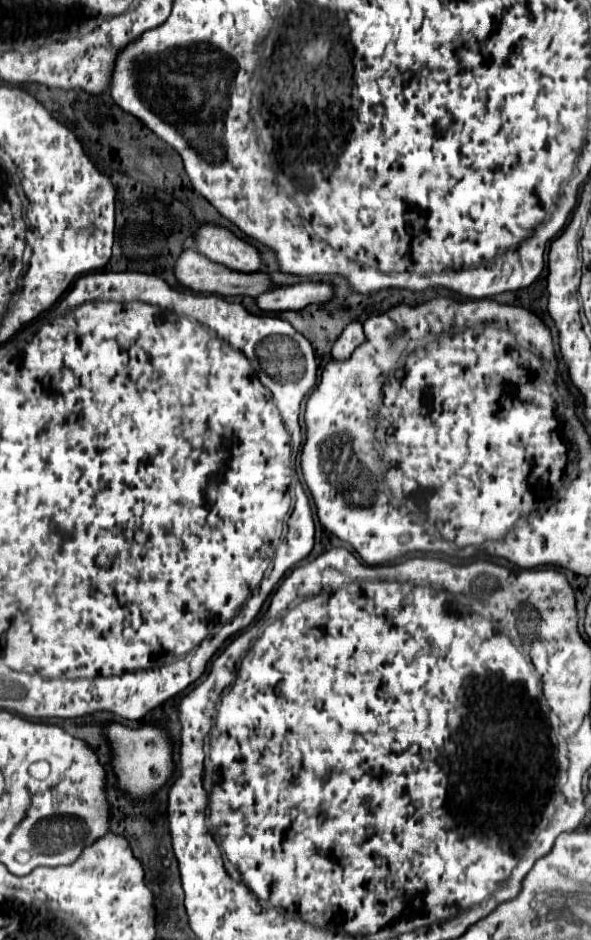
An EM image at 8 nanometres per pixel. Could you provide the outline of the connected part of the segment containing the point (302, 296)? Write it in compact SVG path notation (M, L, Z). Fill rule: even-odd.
M296 283L282 285L276 289L268 289L256 297L256 305L262 311L282 313L282 311L298 311L310 303L324 303L332 297L332 287L326 283Z

